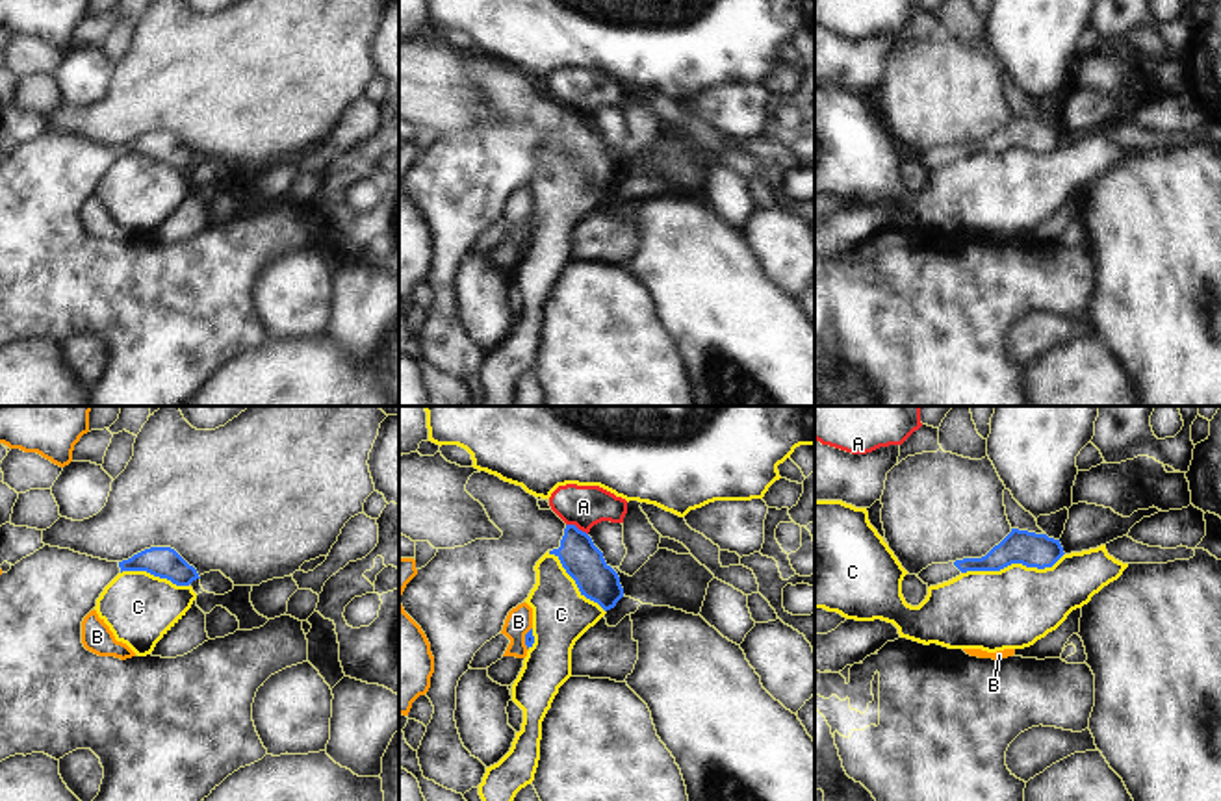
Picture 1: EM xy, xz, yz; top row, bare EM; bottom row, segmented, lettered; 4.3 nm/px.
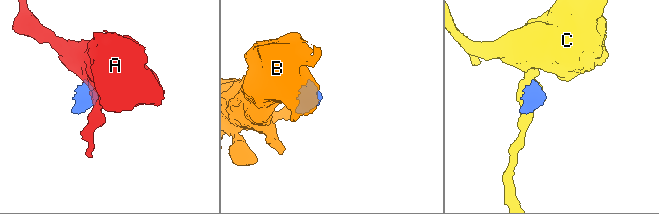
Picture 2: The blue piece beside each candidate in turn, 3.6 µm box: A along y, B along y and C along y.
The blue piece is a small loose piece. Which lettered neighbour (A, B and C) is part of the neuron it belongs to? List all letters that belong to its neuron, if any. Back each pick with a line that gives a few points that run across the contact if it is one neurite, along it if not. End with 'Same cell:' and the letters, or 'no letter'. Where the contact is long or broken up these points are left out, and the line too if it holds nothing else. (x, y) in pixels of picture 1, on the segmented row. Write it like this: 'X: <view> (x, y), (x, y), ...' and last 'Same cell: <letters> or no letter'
Same cell: no letter

